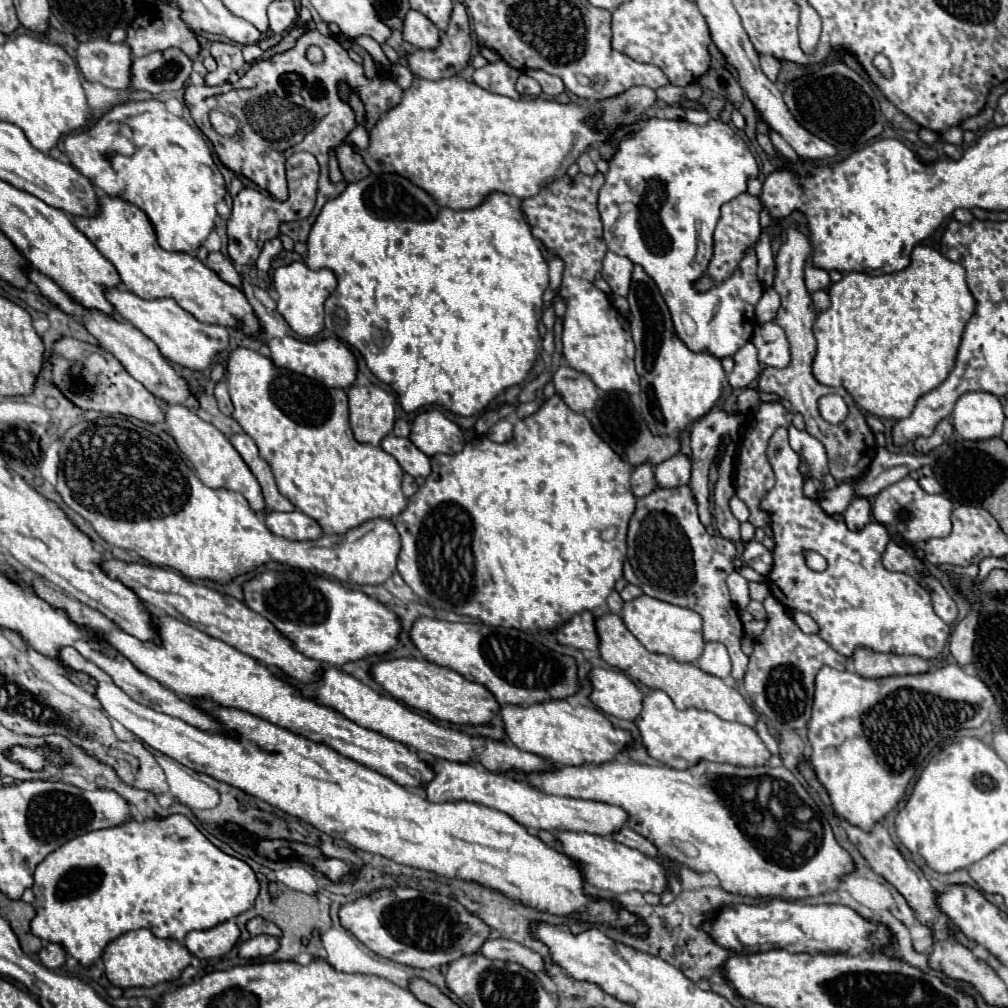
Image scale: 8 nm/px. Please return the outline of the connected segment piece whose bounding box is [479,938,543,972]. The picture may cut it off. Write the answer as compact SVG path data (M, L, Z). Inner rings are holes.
M489 938L483 942L479 952L491 960L503 960L503 962L519 962L531 972L543 972L543 958L535 954L533 950L501 938Z

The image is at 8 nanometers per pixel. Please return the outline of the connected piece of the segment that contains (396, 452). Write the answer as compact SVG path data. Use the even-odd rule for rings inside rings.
M389 434L383 438L381 448L387 454L391 454L407 474L411 474L415 478L429 476L429 472L431 472L429 458L409 438L397 438L397 436Z

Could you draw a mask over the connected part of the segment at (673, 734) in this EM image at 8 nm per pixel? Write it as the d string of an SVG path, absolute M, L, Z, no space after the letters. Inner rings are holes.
M661 690L645 694L643 708L635 718L635 724L641 732L641 744L649 756L671 768L683 770L683 766L691 766L691 762L699 762L699 758L735 766L763 766L771 758L767 746L753 728L737 722L725 722L715 714L697 708L677 710L673 700Z

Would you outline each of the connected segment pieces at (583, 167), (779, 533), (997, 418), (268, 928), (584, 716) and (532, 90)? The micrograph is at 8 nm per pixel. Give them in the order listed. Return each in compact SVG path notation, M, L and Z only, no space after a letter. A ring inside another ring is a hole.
M581 154L579 160L577 160L577 166L581 170L581 174L587 174L587 176L593 176L597 172L595 168L595 162L589 158L589 154Z
M779 428L779 430L773 434L773 438L771 438L771 442L769 442L769 448L767 448L767 458L769 458L769 462L771 462L773 470L775 470L775 476L777 476L775 488L773 488L771 492L767 492L767 496L763 498L763 508L769 510L769 512L773 512L773 516L771 516L771 528L773 528L773 536L775 536L775 554L773 554L773 568L771 568L771 572L765 576L767 582L769 582L769 586L775 586L775 588L769 588L771 594L773 594L785 608L791 608L791 610L799 610L799 612L809 614L809 616L819 624L819 636L821 636L825 642L829 642L839 654L843 654L843 656L849 658L849 660L851 660L853 652L859 650L859 648L867 648L867 650L873 650L873 652L913 654L913 656L919 656L919 658L925 658L925 660L941 658L941 656L943 656L943 650L945 650L945 646L947 646L949 634L951 634L951 626L947 626L947 624L933 612L933 602L931 602L929 592L927 592L915 578L911 578L911 576L907 576L907 574L887 572L887 570L883 568L881 556L883 556L883 552L885 552L885 548L887 548L887 544L889 544L889 534L887 534L885 526L879 524L879 522L871 522L871 524L867 524L863 530L851 532L851 530L847 530L845 522L837 522L837 520L833 520L831 516L827 516L827 514L819 508L817 500L811 502L809 498L805 498L805 496L803 496L803 476L799 474L799 454L791 450L791 446L789 446L789 442L787 442L787 430L785 430L785 428ZM807 548L817 550L817 552L829 562L829 566L827 566L825 572L815 572L815 570L811 570L811 568L805 564L805 550L807 550Z
M967 392L955 402L951 417L953 428L967 440L989 440L1001 436L1003 406L995 394Z
M251 918L251 920L247 922L247 930L249 930L251 936L269 934L269 936L281 938L281 930L279 930L273 922L269 922L269 920L265 920L265 918Z
M567 700L537 702L531 706L507 704L499 710L507 740L519 750L537 754L549 762L611 762L625 744L631 742L631 734L611 726L603 712L589 706L571 706Z
M523 72L523 74L517 78L517 92L519 92L521 96L539 96L539 94L541 94L541 86Z

